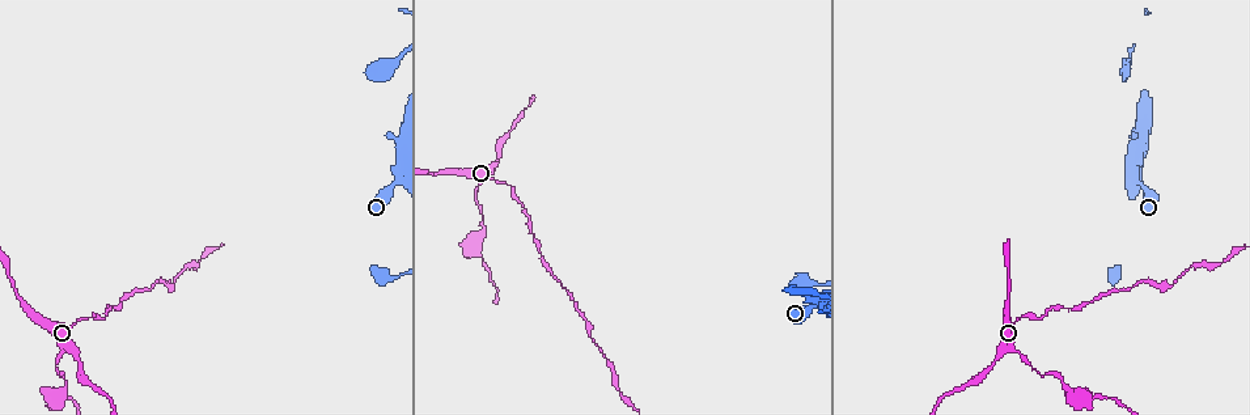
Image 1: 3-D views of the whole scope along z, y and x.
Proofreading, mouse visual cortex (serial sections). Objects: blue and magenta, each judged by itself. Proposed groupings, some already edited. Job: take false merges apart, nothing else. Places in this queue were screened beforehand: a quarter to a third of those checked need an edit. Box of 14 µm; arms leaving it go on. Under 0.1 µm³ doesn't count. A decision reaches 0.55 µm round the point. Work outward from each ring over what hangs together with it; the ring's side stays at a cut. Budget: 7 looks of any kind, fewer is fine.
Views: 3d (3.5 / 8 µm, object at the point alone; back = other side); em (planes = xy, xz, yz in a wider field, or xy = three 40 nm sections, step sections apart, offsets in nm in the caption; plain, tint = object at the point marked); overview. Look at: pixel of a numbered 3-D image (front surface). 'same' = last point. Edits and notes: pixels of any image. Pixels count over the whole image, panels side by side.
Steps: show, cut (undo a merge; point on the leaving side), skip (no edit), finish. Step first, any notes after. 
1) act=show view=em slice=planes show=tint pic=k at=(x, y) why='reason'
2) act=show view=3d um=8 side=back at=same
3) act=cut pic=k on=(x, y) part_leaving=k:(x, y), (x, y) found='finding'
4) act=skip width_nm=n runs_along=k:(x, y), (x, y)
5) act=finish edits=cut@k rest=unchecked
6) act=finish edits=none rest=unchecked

act=show view=3d um=3.5 pic=1 at=(811, 307) why='abrupt turn'

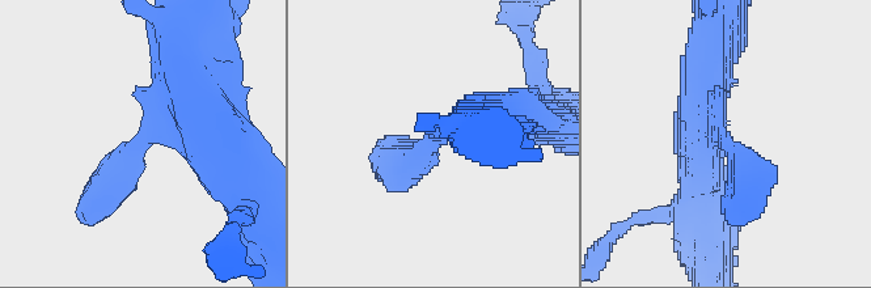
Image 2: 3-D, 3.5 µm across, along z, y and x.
act=show view=em slice=xy step=2 show=plain pic=2 at=(441, 141)

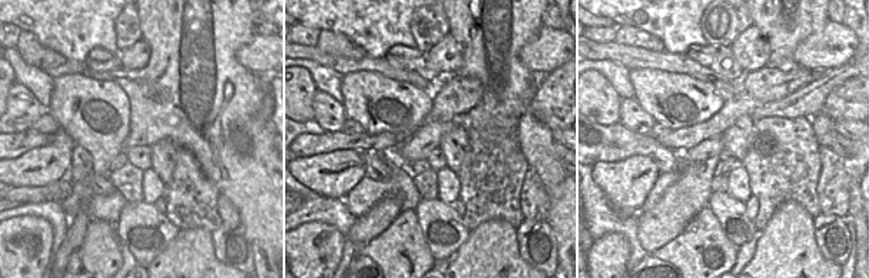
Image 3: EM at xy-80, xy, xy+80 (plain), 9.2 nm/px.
act=show view=em slice=xy step=2 show=tint at=same

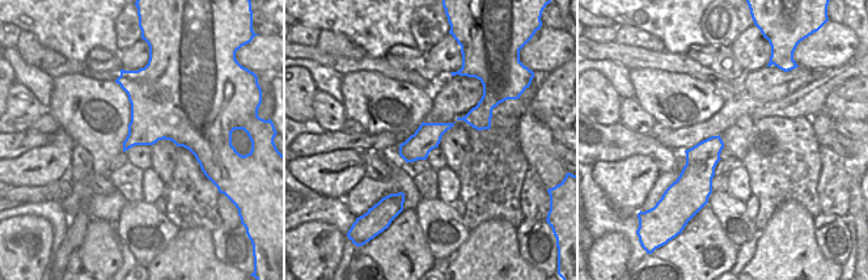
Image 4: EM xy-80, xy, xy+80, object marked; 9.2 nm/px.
act=skip runs_along=4:(483, 119), (457, 119), (402, 152) found='all the same cell'

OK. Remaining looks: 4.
act=show view=3d um=8 pic=1 at=(1009, 310) why='calibre changes'

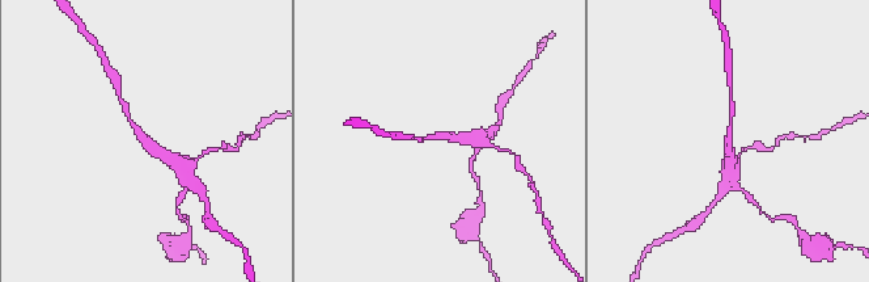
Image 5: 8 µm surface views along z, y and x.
act=show view=em slice=xy step=5 show=tint pic=5 at=(732, 140)

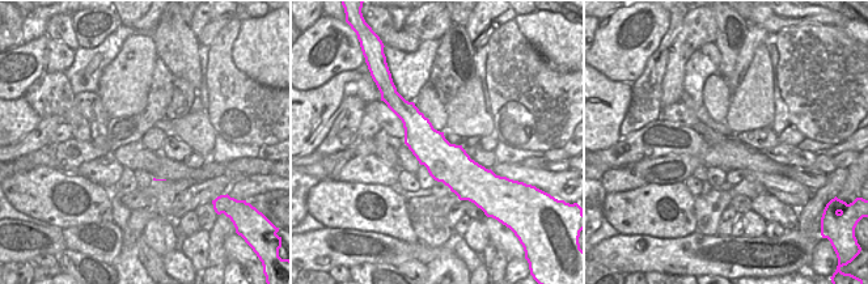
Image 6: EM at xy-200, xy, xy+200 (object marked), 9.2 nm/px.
act=skip width_nm=360 runs_along=5:(183, 167), (161, 155), (126, 109) found='one cell here'

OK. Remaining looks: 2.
act=show view=3d um=3.5 pic=1 at=(483, 262) why='thick turns thin'

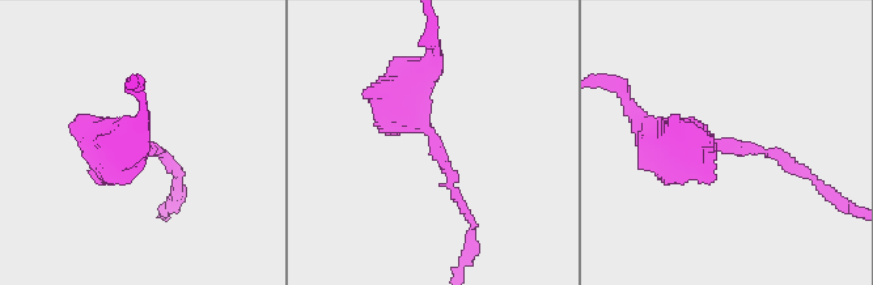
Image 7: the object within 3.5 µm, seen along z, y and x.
act=show view=em slice=xy step=2 show=tint pic=7 at=(438, 143)

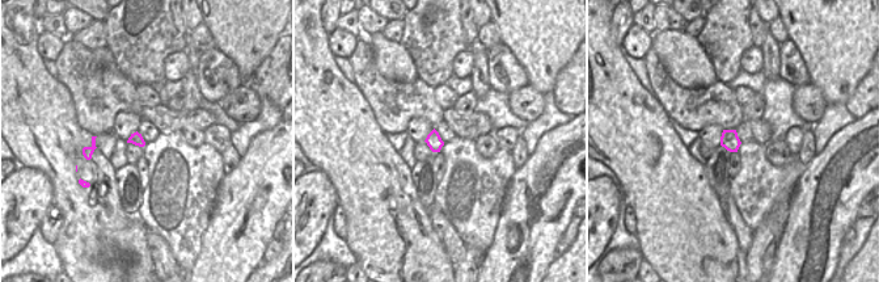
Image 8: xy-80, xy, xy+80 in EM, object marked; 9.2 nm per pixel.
act=skip width_nm=140 runs_along=7:(419, 75), (407, 114), (436, 141), (467, 215) found='all the same cell'

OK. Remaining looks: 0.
act=finish edits=none rest=unchecked

